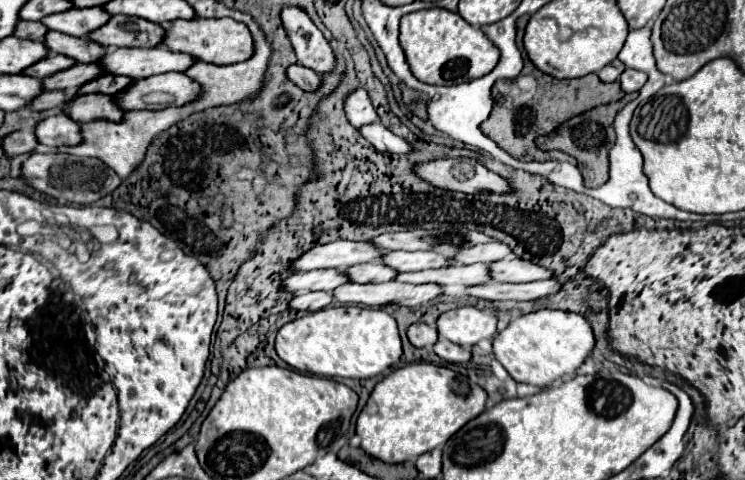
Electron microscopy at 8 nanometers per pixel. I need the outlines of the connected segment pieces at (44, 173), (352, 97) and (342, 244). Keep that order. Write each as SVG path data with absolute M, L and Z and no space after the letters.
M32 153L20 167L20 177L34 187L38 193L44 193L48 197L54 197L58 201L78 203L78 205L90 205L104 195L112 193L120 185L120 177L100 163L100 159L94 157L76 157L68 153Z
M358 87L358 89L354 89L352 93L346 95L344 113L346 113L346 119L354 127L362 127L366 123L380 121L374 107L372 107L372 103L370 103L370 97L368 97L366 89L362 89L362 87Z
M334 241L326 245L316 245L296 261L292 261L292 273L304 273L312 269L344 269L358 263L368 263L380 259L378 249L366 241Z

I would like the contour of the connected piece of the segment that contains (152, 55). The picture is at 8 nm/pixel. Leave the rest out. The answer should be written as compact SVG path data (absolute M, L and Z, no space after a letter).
M112 47L106 49L104 59L100 59L100 69L112 75L126 75L130 79L144 79L156 73L166 71L186 71L196 59L184 53L170 51L166 47L150 47L150 49L128 49L128 47Z

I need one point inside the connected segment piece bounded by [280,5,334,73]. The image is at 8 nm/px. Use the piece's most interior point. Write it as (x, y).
(312, 50)

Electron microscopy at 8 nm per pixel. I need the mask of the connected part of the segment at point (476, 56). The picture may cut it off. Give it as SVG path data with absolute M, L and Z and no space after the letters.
M438 7L404 15L400 19L398 39L414 77L430 85L458 85L472 81L492 71L500 57L498 49L480 29L468 25L458 13Z

